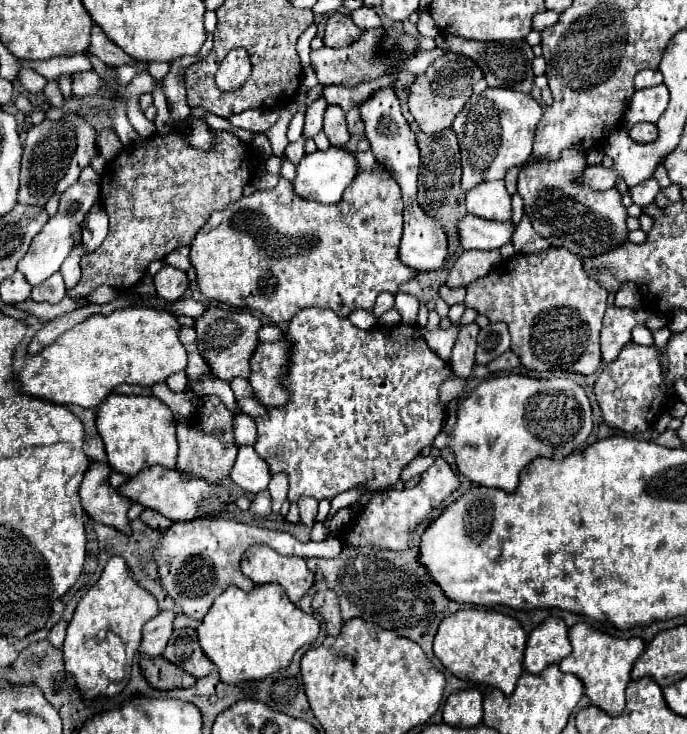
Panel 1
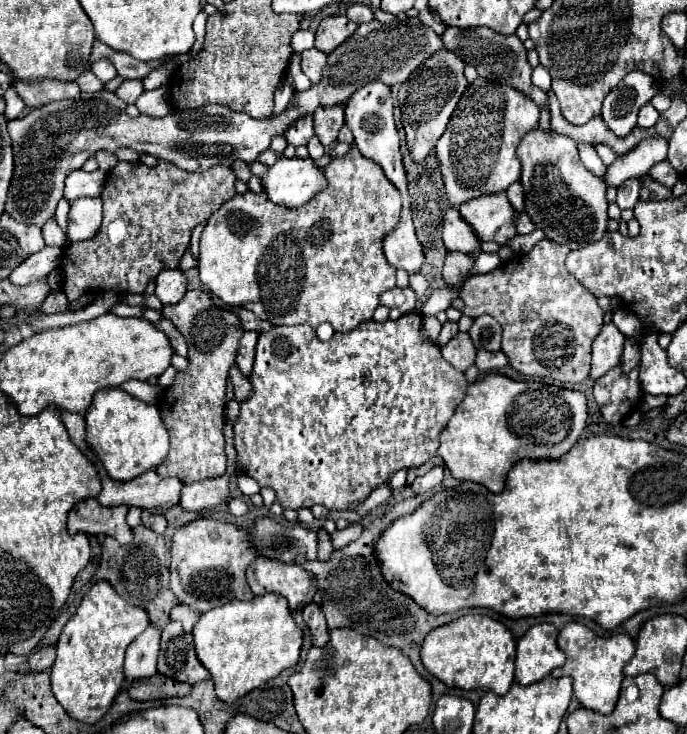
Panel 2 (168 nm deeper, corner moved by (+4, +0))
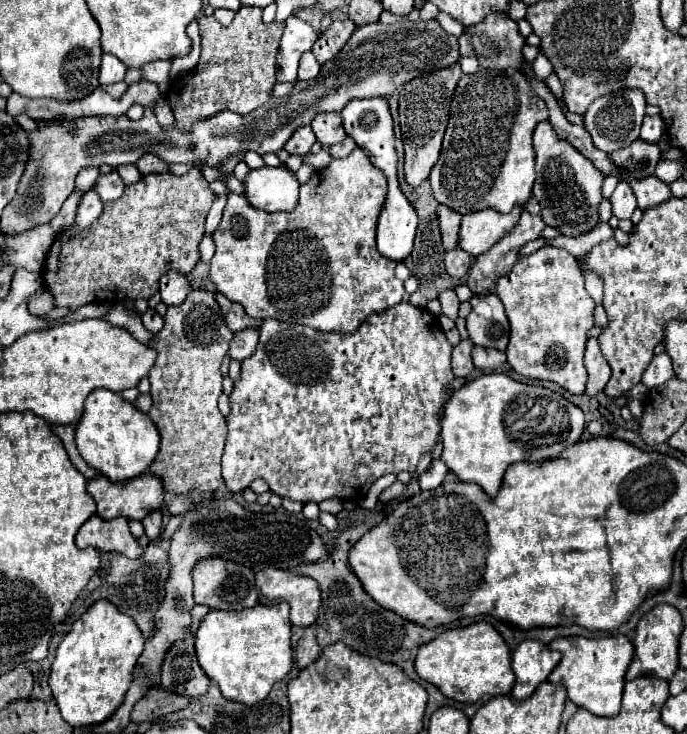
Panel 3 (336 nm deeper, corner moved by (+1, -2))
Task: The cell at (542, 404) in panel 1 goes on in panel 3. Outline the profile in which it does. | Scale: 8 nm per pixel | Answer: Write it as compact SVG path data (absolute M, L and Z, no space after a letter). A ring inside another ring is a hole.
M481 374L479 378L467 382L461 390L455 390L445 406L445 416L441 422L441 438L443 438L443 454L441 460L447 464L451 472L457 474L463 482L479 484L489 496L495 496L507 466L521 460L547 460L557 458L567 446L575 444L585 430L585 414L561 394L547 390L543 386L531 386L523 382L515 382L507 374Z

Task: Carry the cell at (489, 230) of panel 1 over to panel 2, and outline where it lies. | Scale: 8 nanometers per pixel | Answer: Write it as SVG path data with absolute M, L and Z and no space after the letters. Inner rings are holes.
M450 208L444 214L444 228L442 228L442 240L448 250L456 252L476 252L480 250L482 242L476 236L476 232L470 228L466 220L462 220L458 208Z

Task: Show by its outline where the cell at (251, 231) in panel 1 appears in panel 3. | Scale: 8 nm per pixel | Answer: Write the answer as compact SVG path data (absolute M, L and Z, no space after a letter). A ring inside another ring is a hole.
M355 148L343 160L331 160L331 164L327 168L317 170L311 176L311 180L301 186L299 202L293 208L293 212L273 212L273 214L269 214L269 212L263 212L263 210L257 210L253 206L249 206L249 202L245 202L245 198L241 194L229 194L227 206L225 206L225 212L223 212L223 220L221 220L219 228L213 234L217 250L215 250L215 256L211 258L211 280L213 280L215 288L217 288L217 292L221 292L231 302L241 304L251 318L259 318L259 320L277 318L277 320L283 320L283 322L293 322L293 324L319 328L323 332L331 332L331 330L335 330L335 332L353 332L353 330L357 330L357 326L361 326L369 314L387 310L389 306L401 302L401 298L405 294L403 282L395 276L397 262L391 260L391 258L385 258L383 254L379 254L379 250L375 246L377 212L381 212L381 202L383 200L385 200L385 176L375 166L371 166L369 158L365 158L361 148Z

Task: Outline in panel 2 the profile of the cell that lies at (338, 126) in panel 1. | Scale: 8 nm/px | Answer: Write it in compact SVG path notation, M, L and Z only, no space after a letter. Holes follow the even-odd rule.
M342 106L316 108L314 130L324 146L332 146L338 140L338 132L340 132L342 124L344 124L344 108Z

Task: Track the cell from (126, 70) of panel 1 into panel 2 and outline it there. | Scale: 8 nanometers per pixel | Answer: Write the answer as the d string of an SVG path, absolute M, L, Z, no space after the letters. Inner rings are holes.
M98 60L98 62L94 62L94 64L92 64L92 72L94 72L94 76L96 76L98 80L102 80L102 82L110 82L112 78L118 76L118 74L116 74L116 68L114 68L108 60Z

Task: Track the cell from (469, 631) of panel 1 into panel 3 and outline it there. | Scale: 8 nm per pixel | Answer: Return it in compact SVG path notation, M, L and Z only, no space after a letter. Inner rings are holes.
M487 622L453 628L439 634L433 642L421 646L415 658L417 674L435 684L447 698L457 702L477 702L483 696L505 696L511 692L515 674L511 670L511 652L501 634Z

